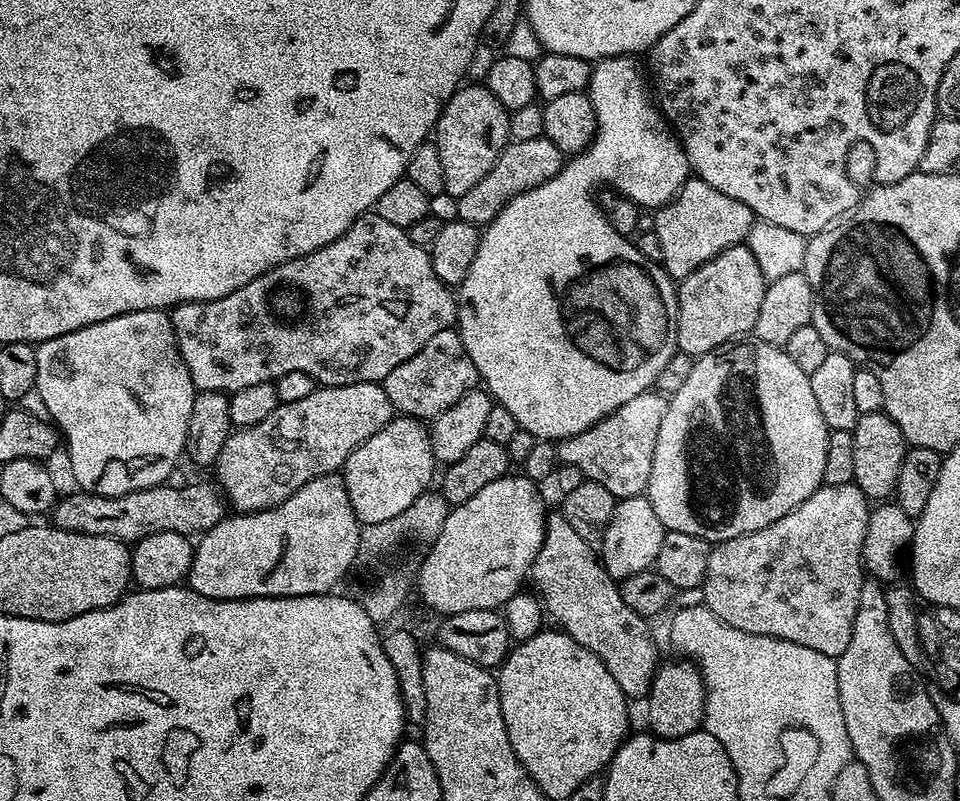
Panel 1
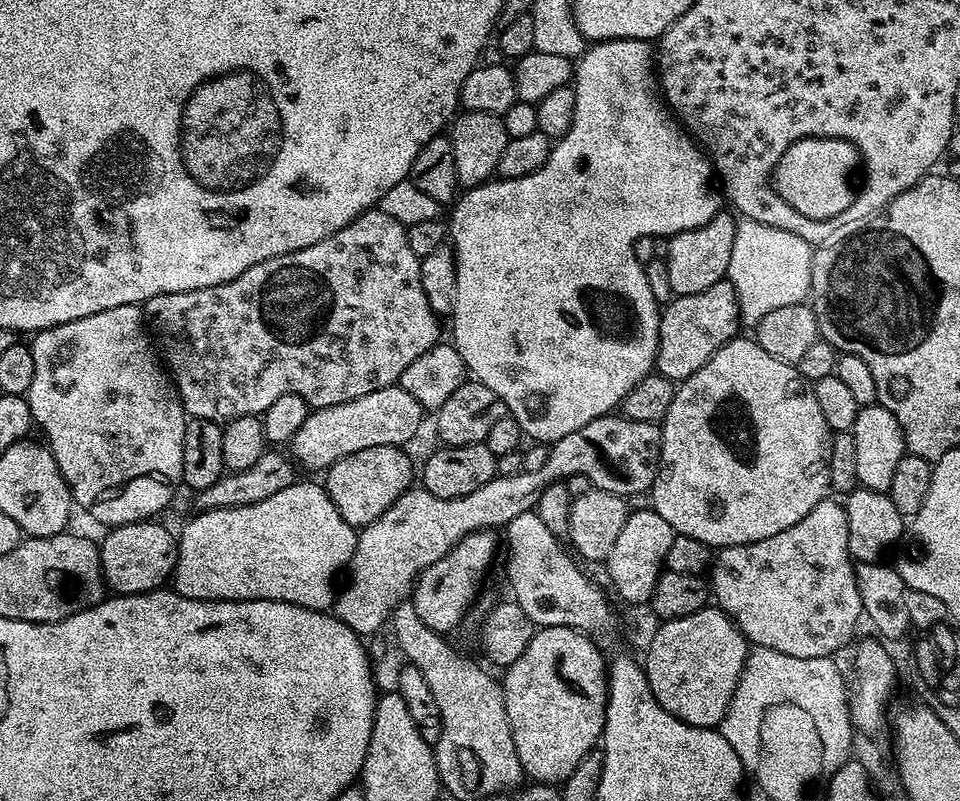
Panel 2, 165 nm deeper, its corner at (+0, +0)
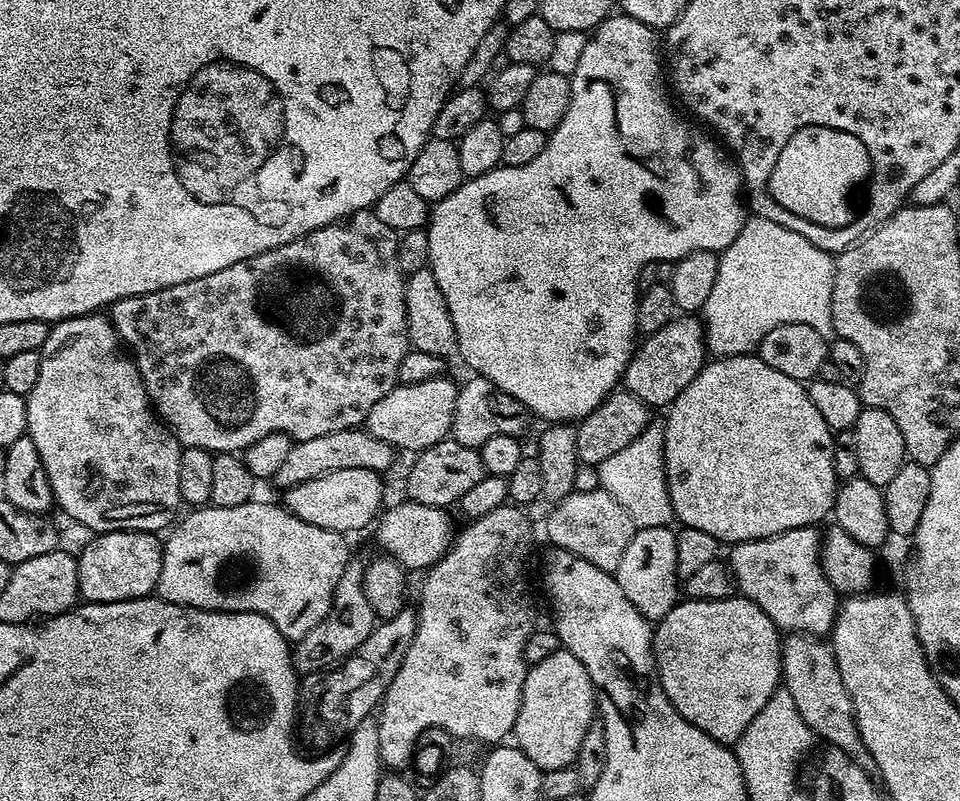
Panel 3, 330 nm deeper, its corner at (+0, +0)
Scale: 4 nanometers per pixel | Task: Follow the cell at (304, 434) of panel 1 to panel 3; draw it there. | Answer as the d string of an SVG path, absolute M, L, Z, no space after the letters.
M447 375L417 384L400 384L392 388L382 402L374 402L366 421L366 431L374 434L392 449L405 448L411 454L419 454L438 442L449 439L454 418L454 406L458 391L457 381L447 380Z

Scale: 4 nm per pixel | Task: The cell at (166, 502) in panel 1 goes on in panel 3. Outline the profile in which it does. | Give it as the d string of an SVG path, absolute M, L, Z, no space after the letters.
M363 427L334 430L334 434L322 434L318 438L306 438L295 441L290 454L283 460L282 466L274 477L274 484L280 490L287 490L298 486L302 482L310 482L322 474L330 474L334 470L357 472L360 469L374 470L384 474L396 460L397 453L386 442L374 438Z

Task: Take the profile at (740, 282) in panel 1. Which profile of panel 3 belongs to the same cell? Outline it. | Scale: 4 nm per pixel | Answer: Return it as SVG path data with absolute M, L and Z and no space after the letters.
M680 314L666 322L662 330L643 337L642 343L632 354L622 384L627 392L634 394L644 404L664 410L674 402L674 398L678 398L678 394L682 394L682 390L686 390L686 386L690 386L690 382L694 382L705 363L703 323L695 315Z

